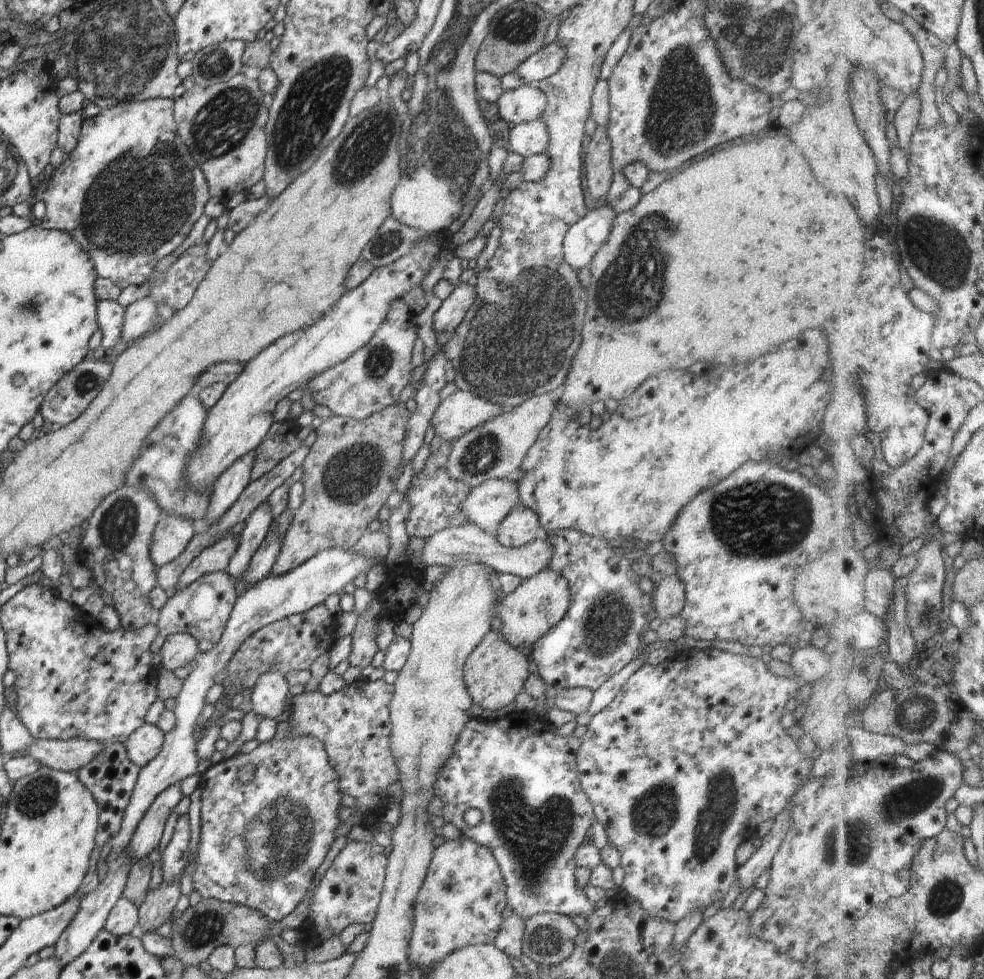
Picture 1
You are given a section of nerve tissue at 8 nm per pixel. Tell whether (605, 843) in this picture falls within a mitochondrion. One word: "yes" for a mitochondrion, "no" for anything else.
no

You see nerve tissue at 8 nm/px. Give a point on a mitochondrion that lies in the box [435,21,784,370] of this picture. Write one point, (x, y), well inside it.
(682, 107)

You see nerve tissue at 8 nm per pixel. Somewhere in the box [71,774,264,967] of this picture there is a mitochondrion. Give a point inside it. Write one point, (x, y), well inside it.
(203, 928)

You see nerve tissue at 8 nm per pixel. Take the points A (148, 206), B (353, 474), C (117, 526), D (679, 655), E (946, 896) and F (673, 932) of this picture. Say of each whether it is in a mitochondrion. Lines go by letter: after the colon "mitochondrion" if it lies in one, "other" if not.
A: mitochondrion
B: mitochondrion
C: mitochondrion
D: other
E: mitochondrion
F: other

